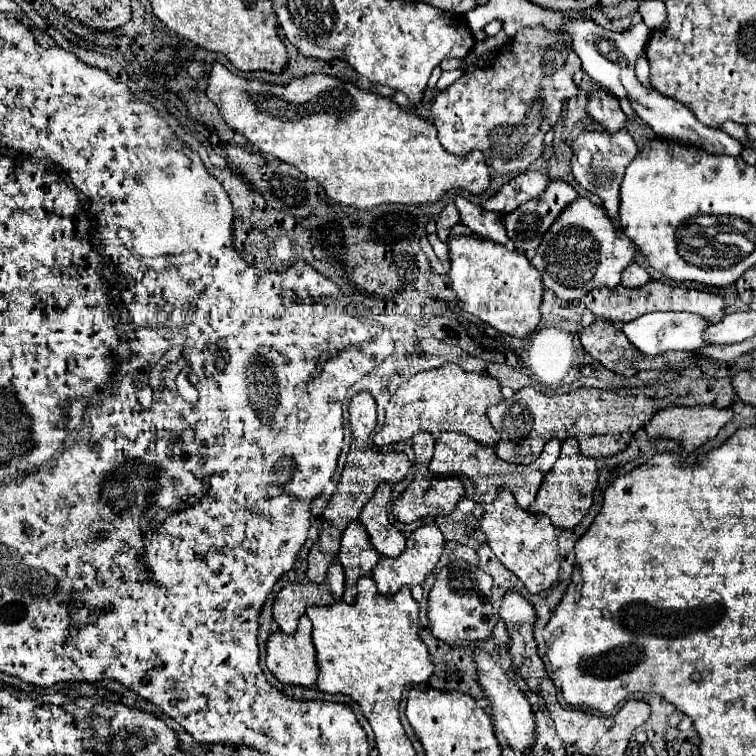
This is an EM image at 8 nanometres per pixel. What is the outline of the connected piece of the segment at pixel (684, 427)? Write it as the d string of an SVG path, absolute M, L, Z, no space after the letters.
M667 407L655 413L645 425L649 437L669 437L683 443L685 451L693 451L713 439L717 431L733 417L731 409L715 407Z

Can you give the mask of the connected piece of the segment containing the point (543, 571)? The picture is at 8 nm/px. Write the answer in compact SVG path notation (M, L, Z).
M499 489L495 501L479 519L481 531L487 535L487 545L499 557L499 561L513 571L531 593L541 593L553 585L559 571L559 529L543 515L533 515L521 509L507 489Z

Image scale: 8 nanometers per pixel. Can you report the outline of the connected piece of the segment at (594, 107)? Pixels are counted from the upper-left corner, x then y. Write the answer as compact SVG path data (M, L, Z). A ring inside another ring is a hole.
M593 89L587 95L587 113L593 121L601 123L607 131L619 131L625 127L625 113L619 107L619 99L605 89Z

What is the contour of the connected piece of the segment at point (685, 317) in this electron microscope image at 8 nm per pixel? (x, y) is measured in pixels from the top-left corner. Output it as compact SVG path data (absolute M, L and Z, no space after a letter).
M647 313L643 317L637 317L631 323L625 323L621 331L627 335L631 345L643 355L663 355L667 351L693 351L703 347L701 333L707 327L707 323L701 317L695 317L693 313Z

